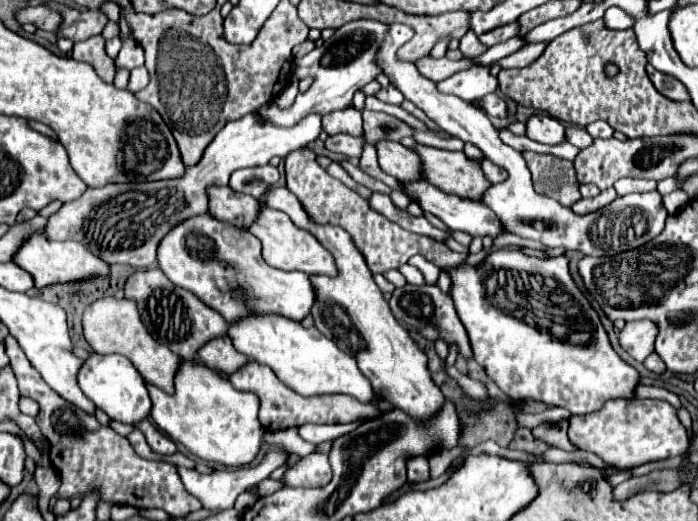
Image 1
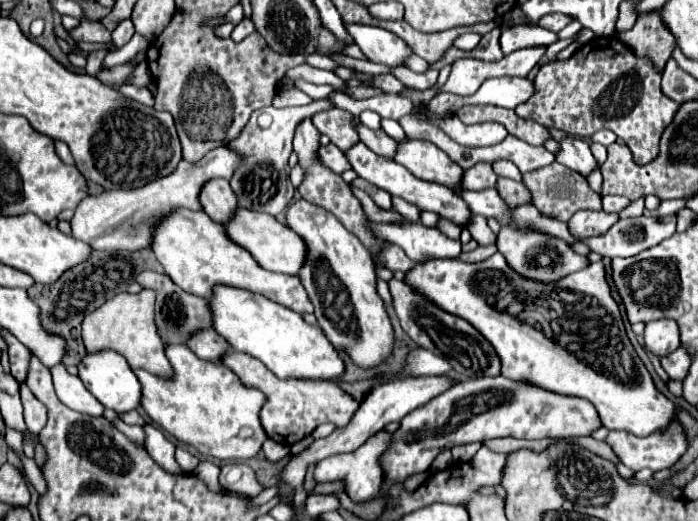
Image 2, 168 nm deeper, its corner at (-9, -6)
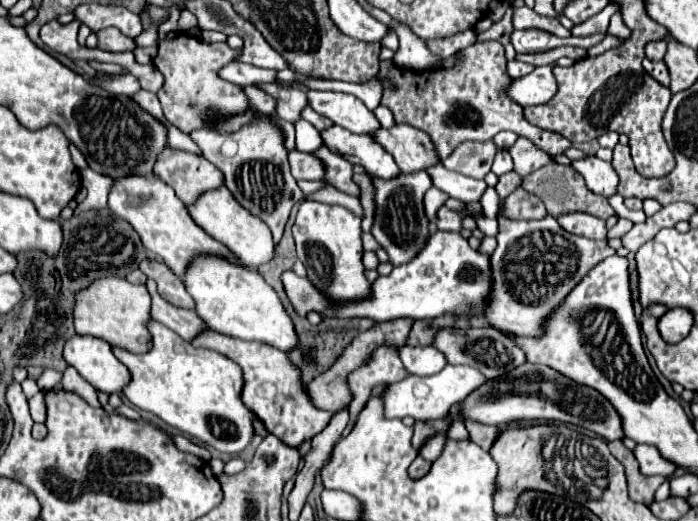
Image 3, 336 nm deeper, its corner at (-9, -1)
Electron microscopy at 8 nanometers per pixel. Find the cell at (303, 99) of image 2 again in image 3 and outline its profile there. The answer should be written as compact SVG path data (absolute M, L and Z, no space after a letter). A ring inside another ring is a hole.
M250 84L250 86L246 86L244 92L250 98L250 104L252 104L254 110L260 110L260 112L266 112L266 114L274 114L276 112L276 98L266 94L260 86Z

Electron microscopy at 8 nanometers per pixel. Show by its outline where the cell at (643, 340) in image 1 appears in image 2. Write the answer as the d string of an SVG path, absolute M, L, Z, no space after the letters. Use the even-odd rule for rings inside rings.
M672 319L650 321L644 331L644 345L656 355L664 357L680 347L680 329Z

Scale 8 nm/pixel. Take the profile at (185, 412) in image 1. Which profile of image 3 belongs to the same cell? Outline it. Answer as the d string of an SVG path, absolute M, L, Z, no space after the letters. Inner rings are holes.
M154 320L148 324L148 330L154 338L154 348L150 352L132 354L114 348L116 358L132 372L132 382L122 390L122 394L140 410L156 414L166 424L220 452L242 452L254 436L256 416L240 398L244 388L240 366L220 354L194 348L190 342L184 342L178 334L172 334L172 330Z

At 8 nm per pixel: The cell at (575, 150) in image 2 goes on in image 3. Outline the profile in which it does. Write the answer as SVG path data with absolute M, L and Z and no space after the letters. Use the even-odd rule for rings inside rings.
M592 154L580 158L580 160L572 160L572 168L578 170L584 180L586 186L602 196L610 196L616 192L618 186L618 174L614 172L610 162L604 162Z

